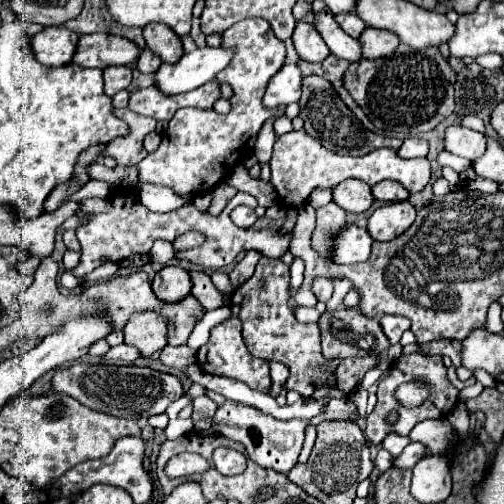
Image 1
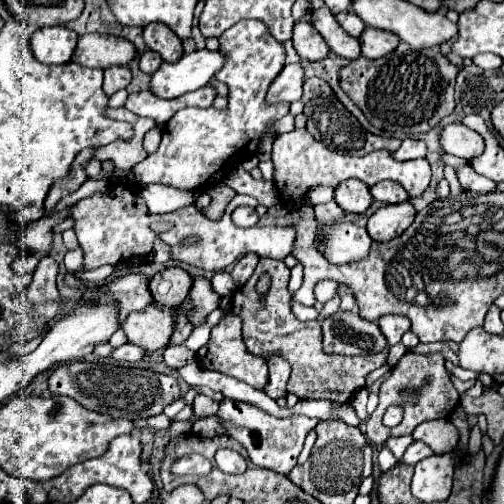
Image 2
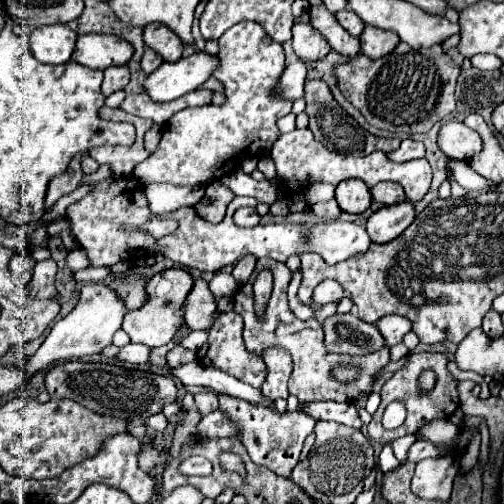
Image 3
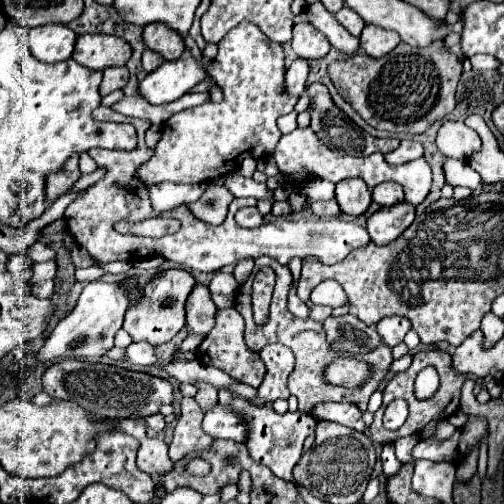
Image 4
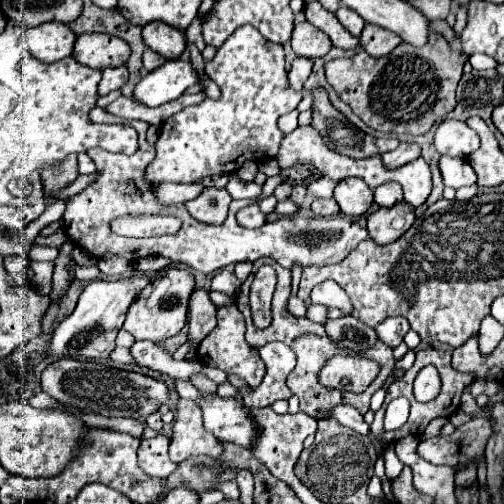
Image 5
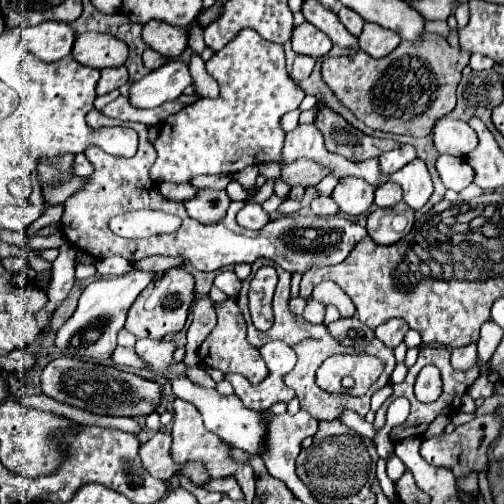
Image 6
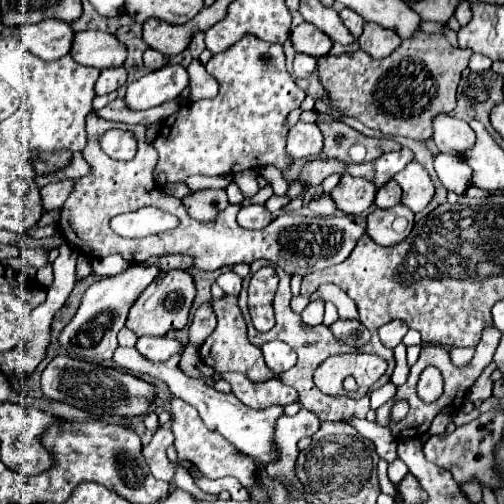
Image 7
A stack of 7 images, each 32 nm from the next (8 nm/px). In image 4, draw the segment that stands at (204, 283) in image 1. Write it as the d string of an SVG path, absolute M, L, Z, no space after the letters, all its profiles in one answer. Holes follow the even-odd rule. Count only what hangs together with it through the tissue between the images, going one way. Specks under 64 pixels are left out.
M196 284L192 294L188 296L188 308L186 308L186 326L192 334L206 336L214 328L214 316L216 316L216 304L210 298L210 290L202 284Z

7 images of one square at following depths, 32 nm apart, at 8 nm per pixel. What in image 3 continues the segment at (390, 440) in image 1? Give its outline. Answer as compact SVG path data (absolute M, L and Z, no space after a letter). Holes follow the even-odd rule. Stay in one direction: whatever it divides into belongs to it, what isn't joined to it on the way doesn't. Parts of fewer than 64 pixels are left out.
M404 436L404 438L398 438L398 440L390 442L392 448L394 448L394 456L396 456L398 460L406 460L406 458L408 458L408 450L410 450L410 446L412 446L414 442L416 442L416 436Z

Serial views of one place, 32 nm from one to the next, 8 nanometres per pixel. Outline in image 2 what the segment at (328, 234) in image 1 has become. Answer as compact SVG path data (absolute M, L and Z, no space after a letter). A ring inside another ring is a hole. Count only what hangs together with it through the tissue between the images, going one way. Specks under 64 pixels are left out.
M330 200L330 202L326 202L326 204L314 206L314 214L316 214L316 220L318 220L320 226L338 222L338 220L342 220L342 216L344 216L344 212L338 208L338 204L336 204L334 200Z

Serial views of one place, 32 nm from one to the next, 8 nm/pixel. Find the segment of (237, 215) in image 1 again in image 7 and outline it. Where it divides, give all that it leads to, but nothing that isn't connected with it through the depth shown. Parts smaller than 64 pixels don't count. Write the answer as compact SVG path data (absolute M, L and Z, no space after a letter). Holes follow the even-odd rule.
M252 204L244 206L238 212L238 224L248 230L260 230L272 222L272 214L262 206L262 204Z

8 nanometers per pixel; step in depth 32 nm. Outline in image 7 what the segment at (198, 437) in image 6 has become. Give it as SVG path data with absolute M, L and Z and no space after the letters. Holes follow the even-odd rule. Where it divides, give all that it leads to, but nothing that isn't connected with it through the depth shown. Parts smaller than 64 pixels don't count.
M180 398L170 400L170 414L172 414L172 432L174 432L174 446L178 450L178 456L182 462L194 464L204 476L208 478L222 478L222 476L236 476L242 484L252 486L254 484L254 468L256 462L252 456L246 456L238 452L226 438L222 438L218 432L208 430L198 416L198 410L190 406L188 402Z

